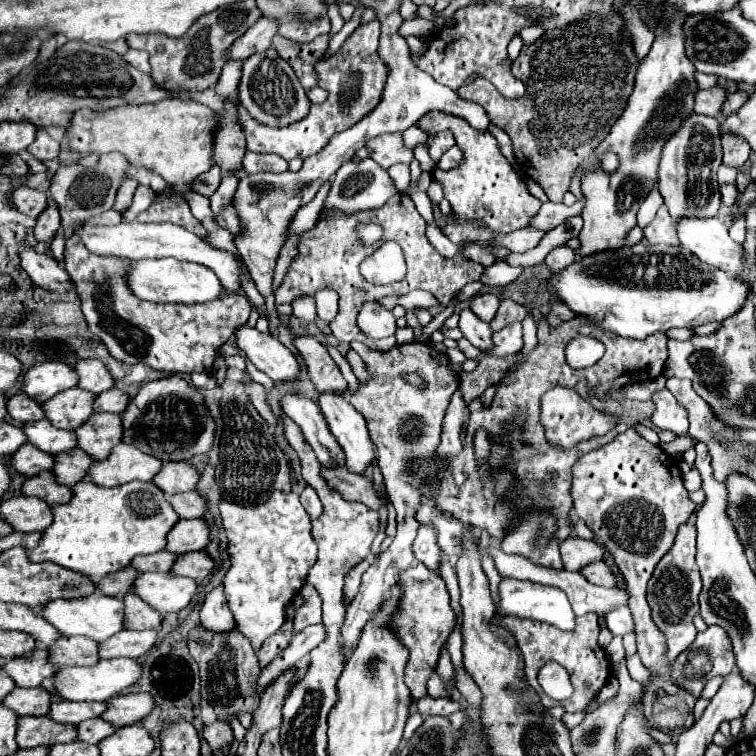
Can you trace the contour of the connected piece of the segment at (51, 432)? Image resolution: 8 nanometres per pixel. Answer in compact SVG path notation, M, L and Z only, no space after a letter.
M47 418L29 422L23 426L23 430L27 434L27 440L33 446L37 446L49 454L59 454L59 452L77 448L77 434L73 430L55 428Z

